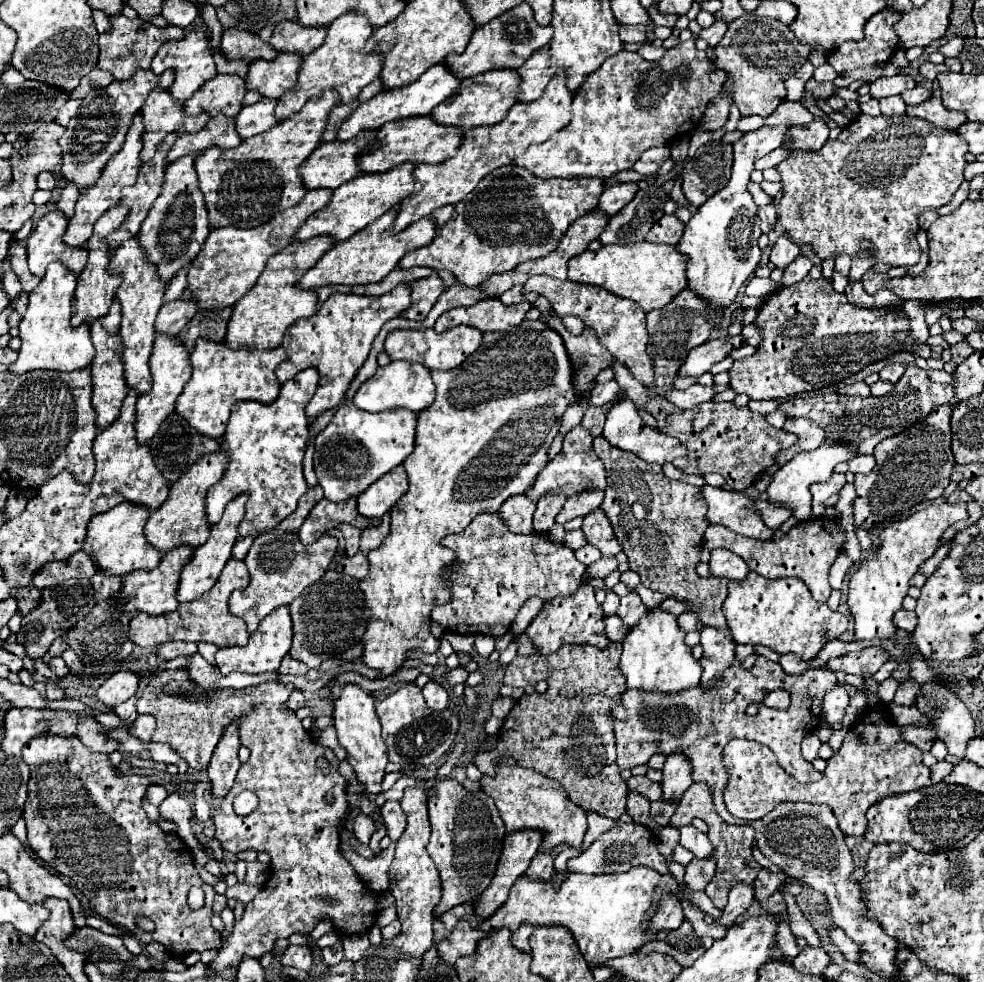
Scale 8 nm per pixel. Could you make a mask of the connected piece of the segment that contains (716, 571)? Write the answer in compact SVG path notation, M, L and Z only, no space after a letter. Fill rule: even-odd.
M712 549L708 567L710 567L712 577L724 577L730 581L744 581L746 573L750 571L748 565L738 555L726 549Z

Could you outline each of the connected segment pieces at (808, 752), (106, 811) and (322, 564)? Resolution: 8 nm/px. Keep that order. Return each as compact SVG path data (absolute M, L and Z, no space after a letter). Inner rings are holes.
M812 731L806 739L804 739L804 745L802 745L802 755L812 763L816 757L818 757L818 749L820 749L820 739L818 735Z
M44 733L44 737L34 737L24 749L22 749L22 757L24 761L28 763L30 767L30 781L28 781L28 799L26 799L26 805L24 805L24 811L22 811L22 817L26 821L26 829L28 829L28 843L30 847L36 851L36 855L46 863L50 865L62 879L64 883L68 883L72 889L78 889L90 903L90 909L108 919L112 925L118 925L130 933L134 933L134 937L140 941L140 943L150 943L150 941L158 941L166 947L166 951L174 953L174 955L188 955L192 951L198 951L198 953L204 953L206 949L214 949L214 947L220 947L220 933L210 925L210 919L212 919L212 901L214 901L214 887L206 885L200 875L196 873L194 869L194 859L192 859L192 853L188 849L188 845L176 835L176 833L164 833L156 823L152 823L148 817L146 817L146 811L142 807L142 797L144 797L144 791L146 791L146 783L142 783L142 779L148 779L144 775L118 775L116 773L116 767L112 765L108 755L106 753L94 753L90 749L86 749L82 745L80 739L68 739L64 735L52 735L52 733ZM194 885L204 885L204 893L206 893L206 905L198 911L192 911L186 903L186 895L188 895L188 889L194 887ZM136 917L148 917L154 921L156 929L154 933L146 933L138 927L136 923Z
M266 531L258 535L244 559L250 571L250 585L230 595L230 611L242 617L248 625L248 631L254 633L266 615L282 605L290 605L308 585L328 571L336 549L338 539L330 535L322 535L312 545L302 545L294 533L286 531Z

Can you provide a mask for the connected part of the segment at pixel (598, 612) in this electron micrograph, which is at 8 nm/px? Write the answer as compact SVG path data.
M580 585L580 589L576 593L572 593L572 597L566 597L564 601L546 603L542 607L542 611L538 613L538 617L528 625L526 635L534 643L536 651L540 655L546 655L546 653L554 653L556 649L560 649L566 643L594 645L598 649L606 649L610 641L606 639L606 635L602 631L604 631L604 611L602 611L602 605L596 603L596 599L594 599L594 587Z

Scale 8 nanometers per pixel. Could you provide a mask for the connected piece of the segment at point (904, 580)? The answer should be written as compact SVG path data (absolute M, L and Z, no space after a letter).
M946 501L932 503L924 511L918 511L910 515L908 519L902 519L898 523L888 525L880 533L880 549L874 557L868 557L858 571L850 577L848 583L848 607L856 621L856 637L860 641L874 641L874 639L892 639L896 637L898 627L894 625L892 617L896 611L902 609L902 599L908 593L910 579L918 573L920 565L934 555L934 551L940 545L940 539L944 531L956 523L968 519L966 503L950 505Z

